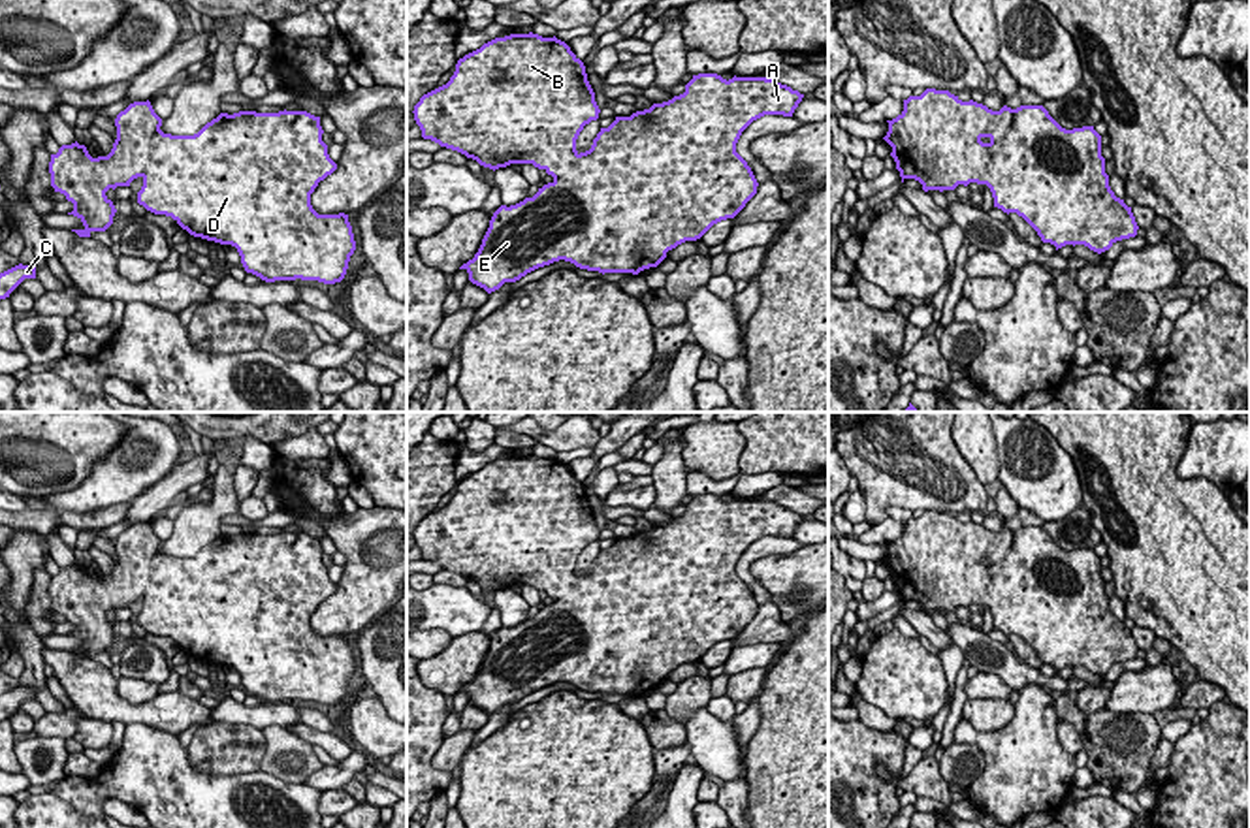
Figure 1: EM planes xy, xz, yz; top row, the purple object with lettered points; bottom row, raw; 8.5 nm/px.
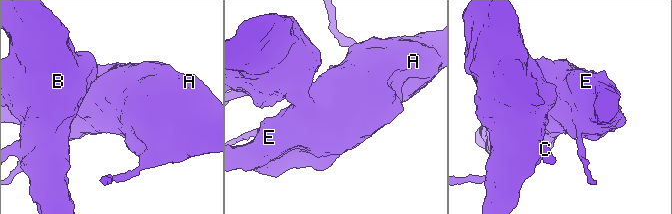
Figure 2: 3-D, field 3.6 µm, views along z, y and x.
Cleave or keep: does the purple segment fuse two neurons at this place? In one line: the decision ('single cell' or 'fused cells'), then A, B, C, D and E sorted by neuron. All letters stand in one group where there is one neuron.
fused cells; A D E / B C

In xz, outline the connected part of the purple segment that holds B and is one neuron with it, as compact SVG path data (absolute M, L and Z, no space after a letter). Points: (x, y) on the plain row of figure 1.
M529 454L495 459L459 480L450 502L424 516L412 534L424 561L484 589L533 585L557 600L576 585L576 561L601 531L585 487L570 469L555 457Z

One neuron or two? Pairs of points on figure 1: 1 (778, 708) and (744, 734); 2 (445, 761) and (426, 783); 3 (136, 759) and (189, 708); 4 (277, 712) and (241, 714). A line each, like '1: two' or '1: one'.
1: two
2: two
3: two
4: one

